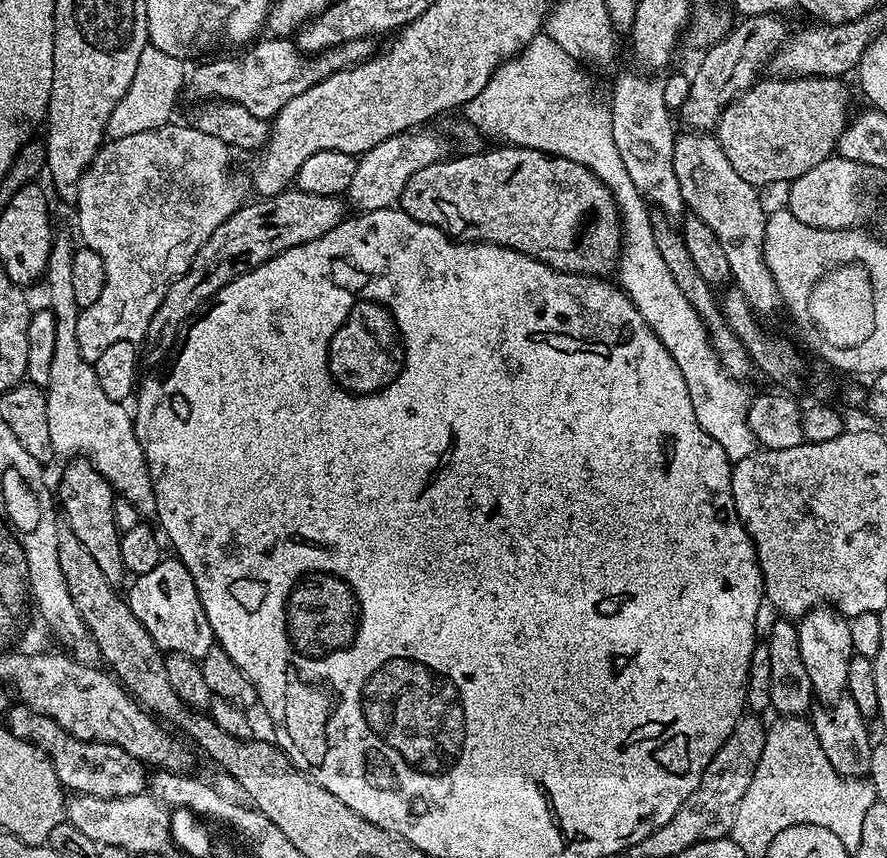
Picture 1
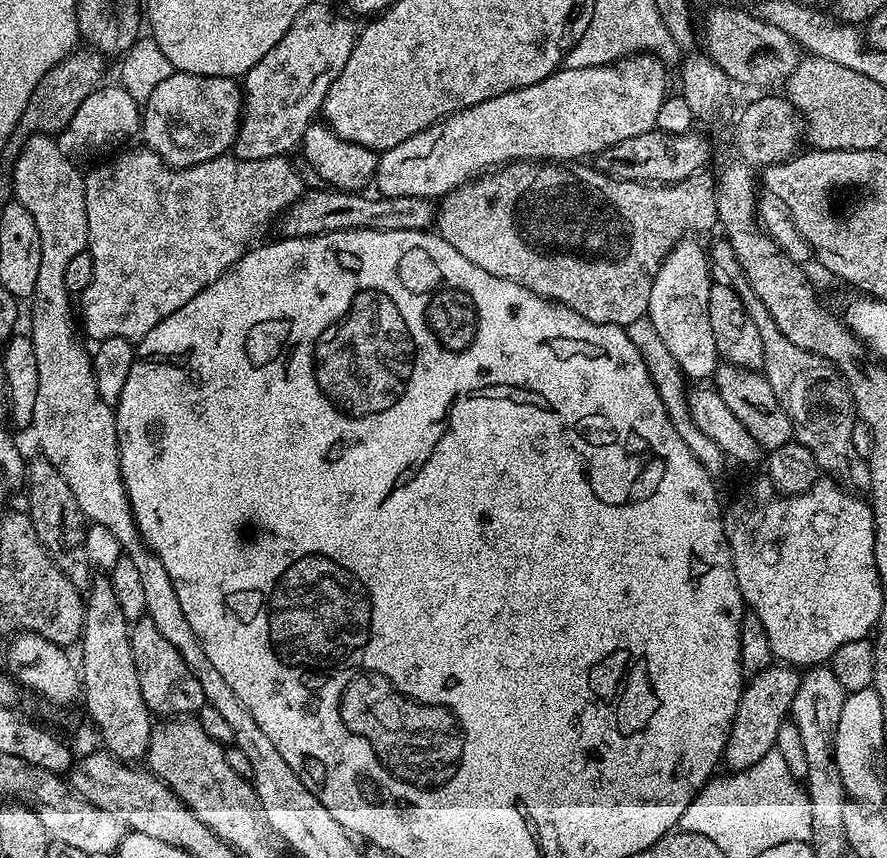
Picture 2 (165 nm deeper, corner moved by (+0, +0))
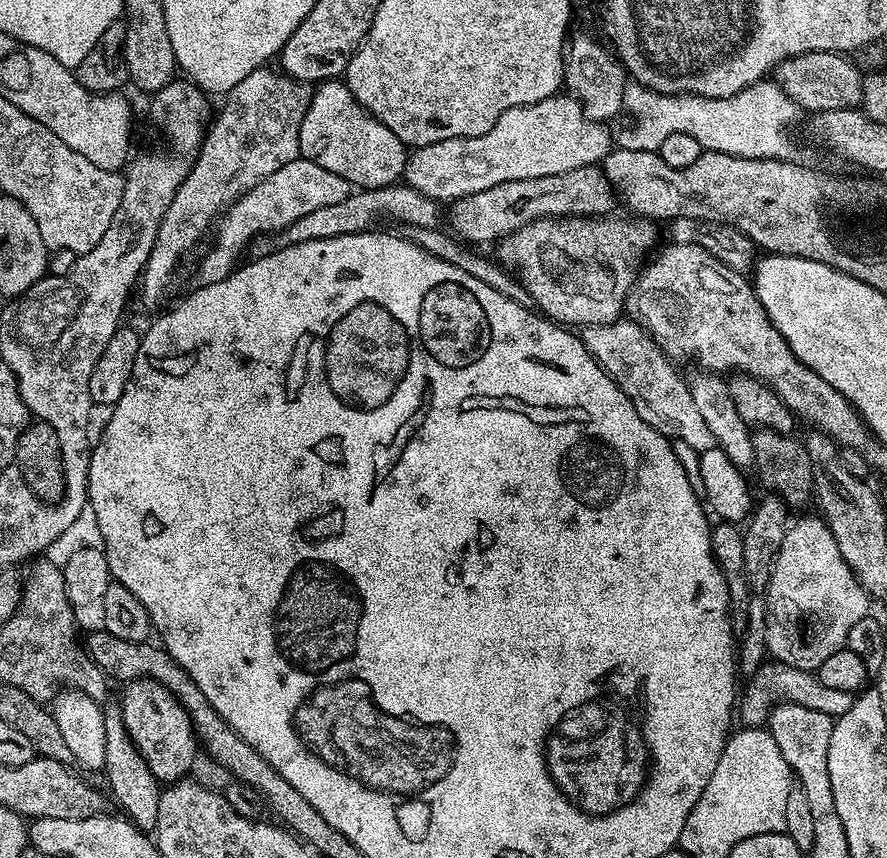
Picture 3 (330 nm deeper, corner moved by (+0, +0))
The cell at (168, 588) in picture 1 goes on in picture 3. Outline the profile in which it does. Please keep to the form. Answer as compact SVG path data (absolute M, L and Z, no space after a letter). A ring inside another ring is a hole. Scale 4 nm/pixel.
M141 678L123 685L124 697L118 711L126 726L126 734L150 768L150 774L161 782L175 782L191 773L194 754L198 750L196 732L186 710L157 680Z

